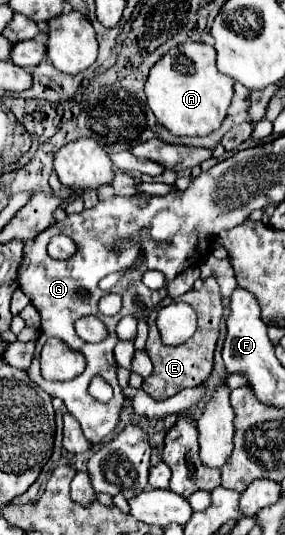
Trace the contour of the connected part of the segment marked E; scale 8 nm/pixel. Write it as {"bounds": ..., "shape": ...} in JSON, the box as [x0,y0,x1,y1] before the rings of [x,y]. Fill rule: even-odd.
{"bounds":[142,279,222,401],"shape":[[[206,279],[202,289],[200,291],[188,291],[184,293],[180,299],[176,301],[184,301],[188,303],[196,313],[198,313],[198,329],[196,329],[196,335],[192,335],[186,343],[182,345],[176,345],[176,347],[166,347],[162,345],[160,341],[160,333],[158,333],[158,327],[156,327],[156,311],[160,307],[166,307],[168,303],[172,303],[172,299],[164,299],[156,309],[150,311],[148,315],[148,325],[150,325],[150,333],[148,333],[148,341],[146,341],[146,351],[154,363],[154,371],[150,377],[146,377],[142,381],[142,389],[156,401],[164,401],[172,395],[176,395],[178,391],[182,389],[188,389],[188,387],[196,387],[200,383],[206,381],[206,377],[212,373],[212,367],[214,367],[214,347],[216,347],[216,341],[218,341],[218,327],[220,327],[220,321],[222,321],[222,303],[220,303],[220,289],[218,289],[218,283],[216,279]]]}

